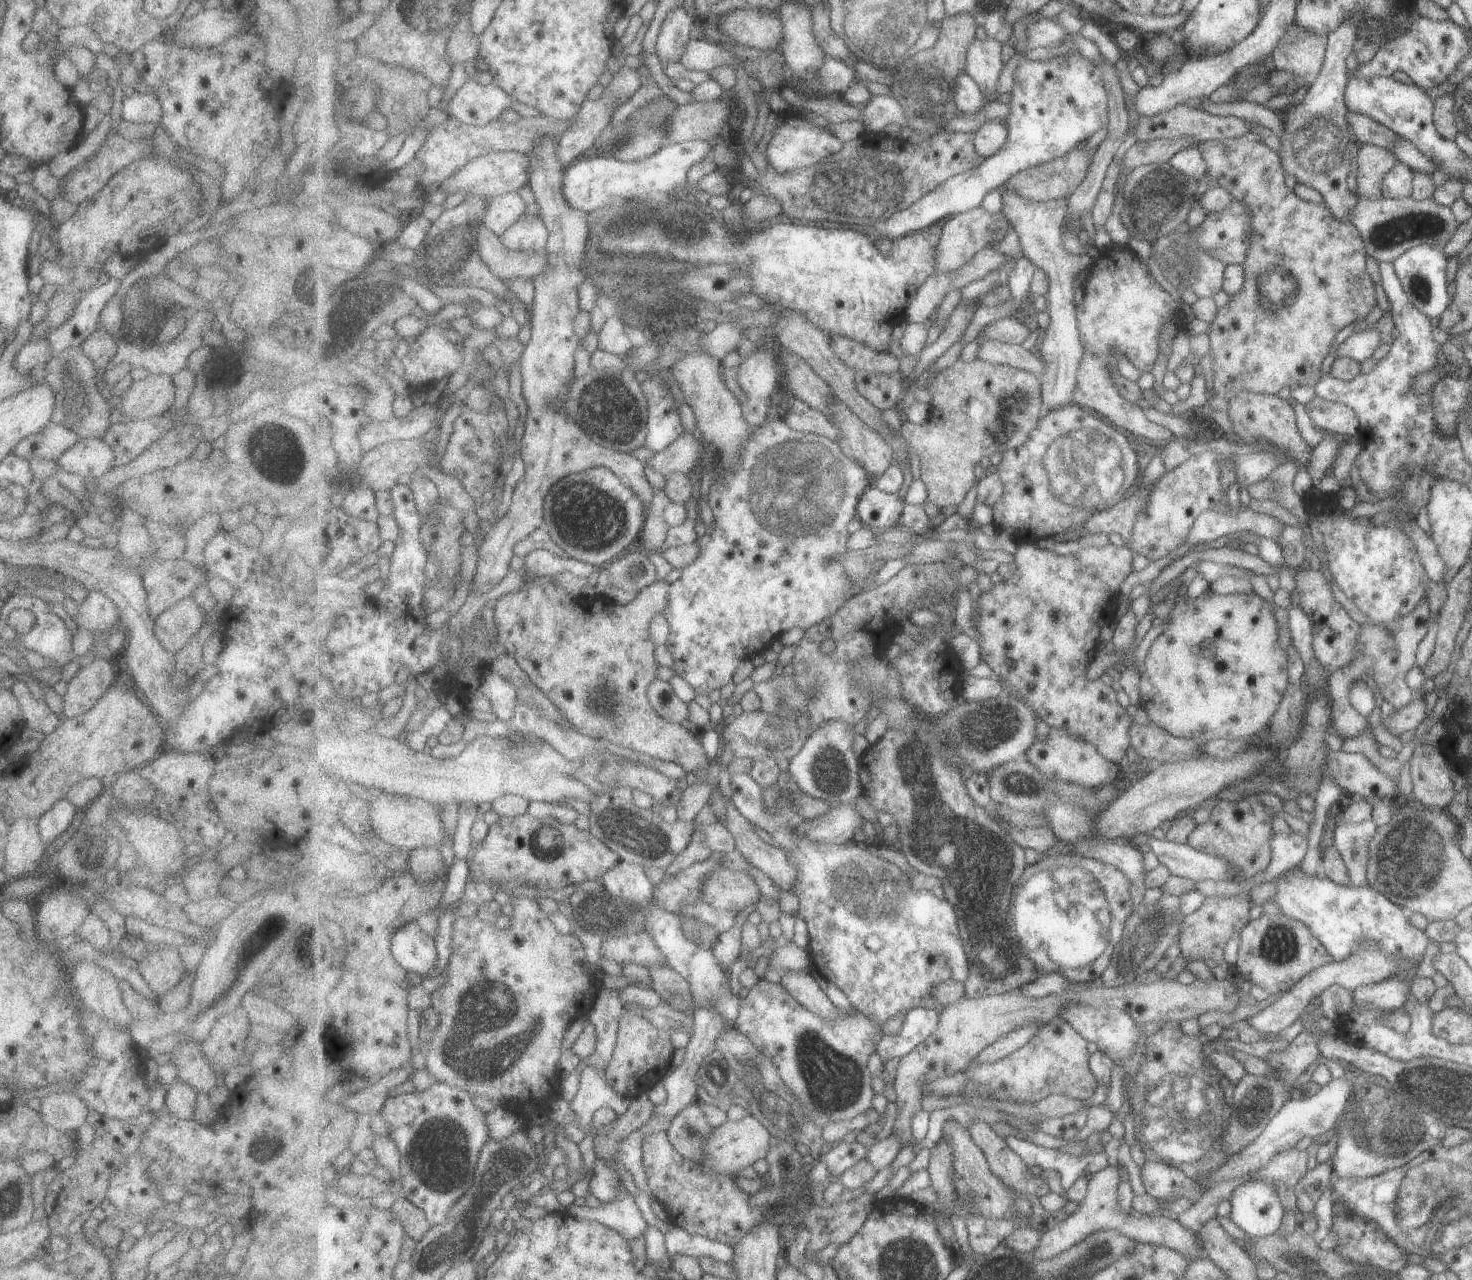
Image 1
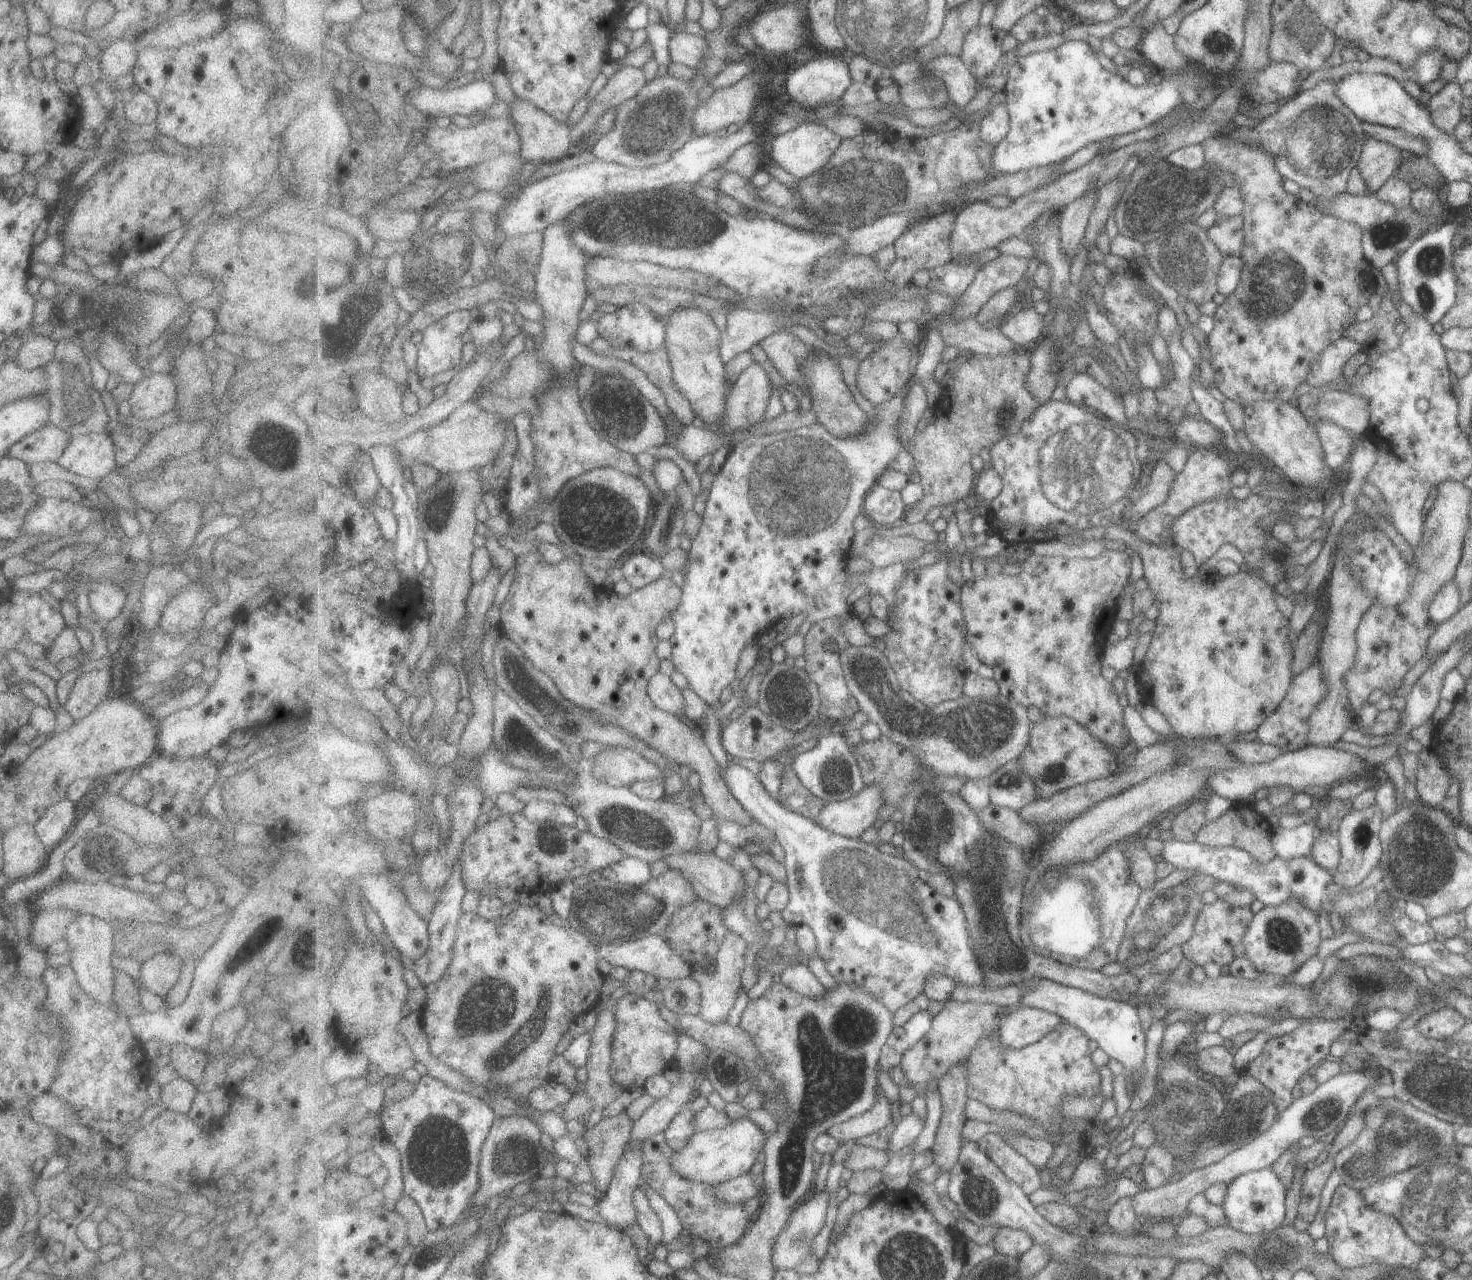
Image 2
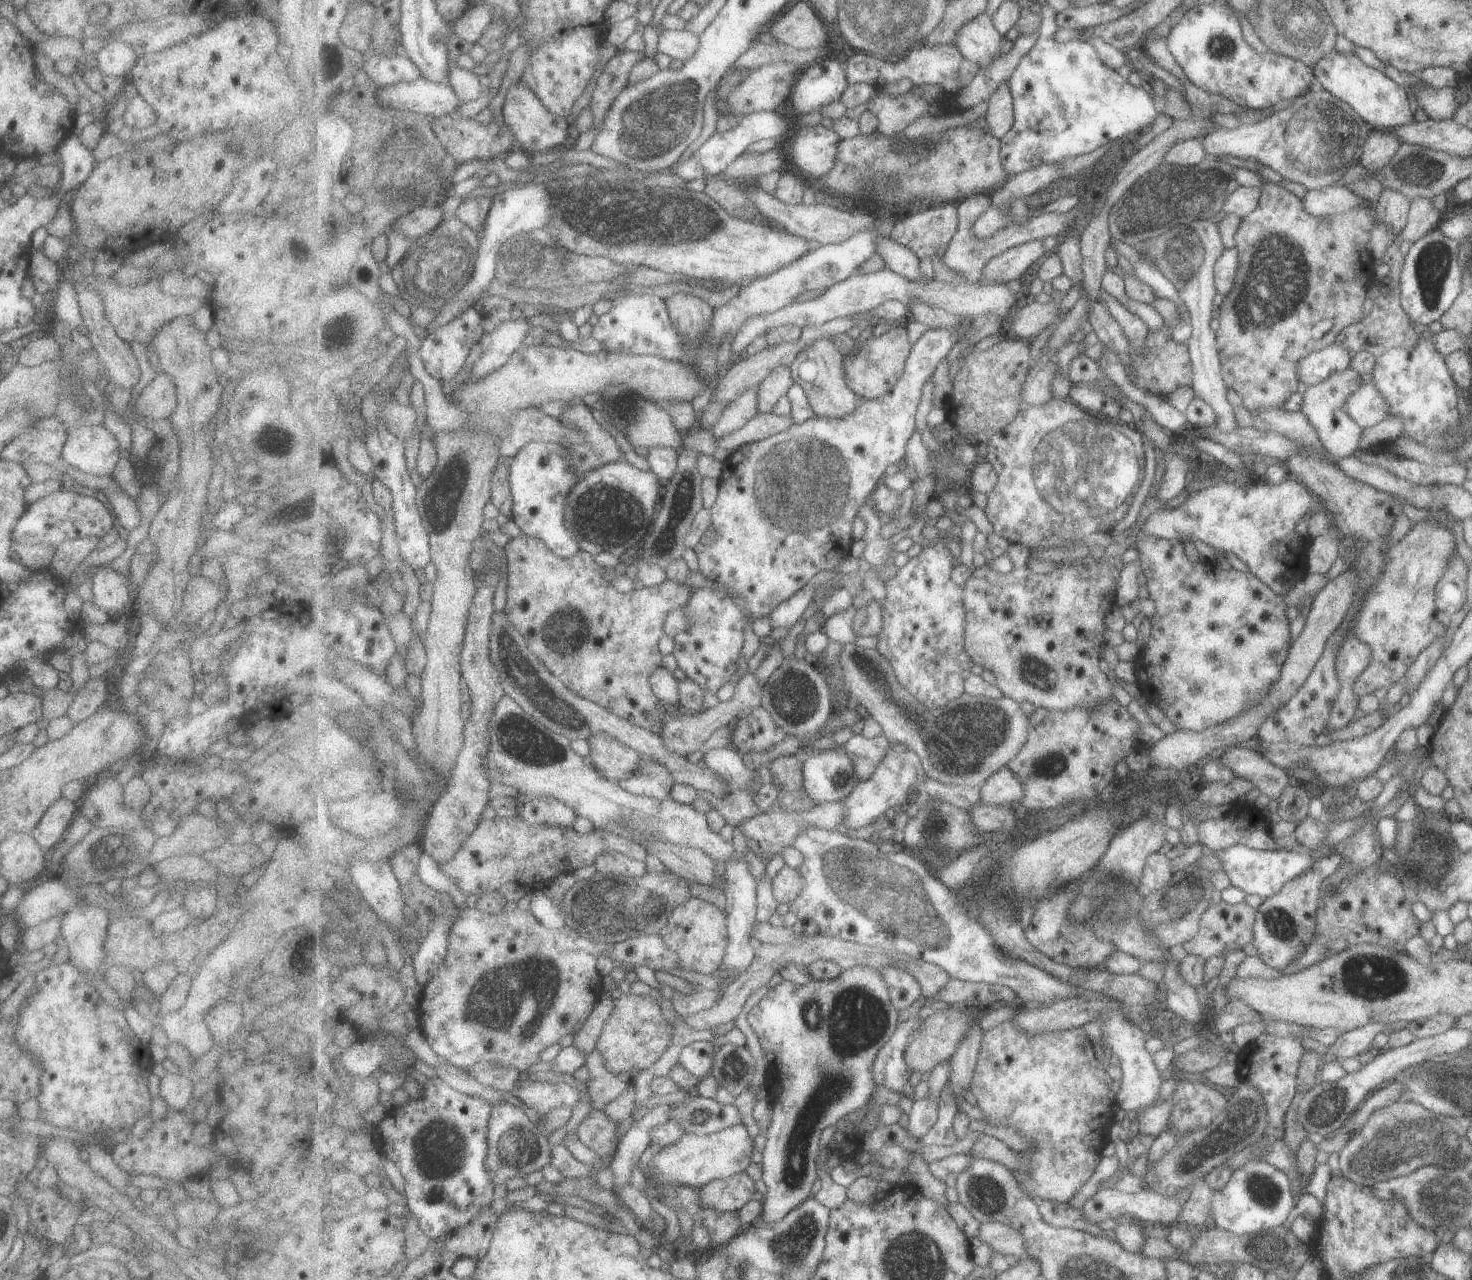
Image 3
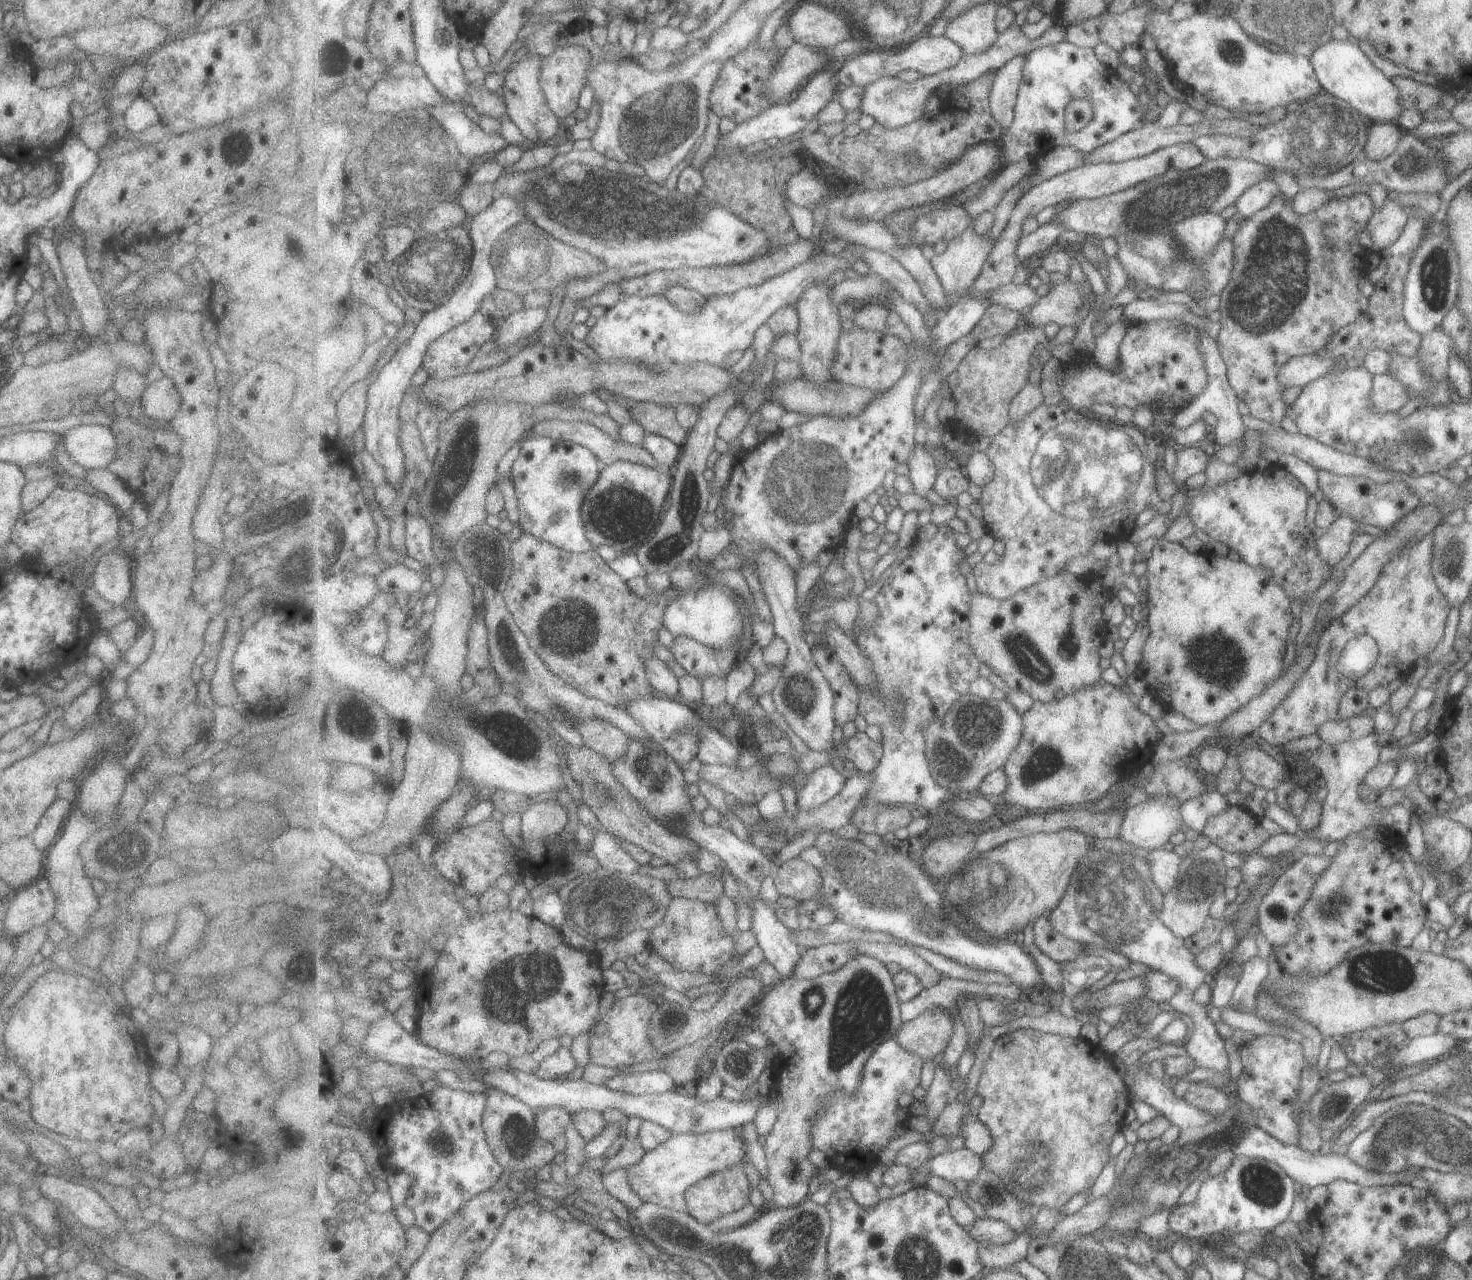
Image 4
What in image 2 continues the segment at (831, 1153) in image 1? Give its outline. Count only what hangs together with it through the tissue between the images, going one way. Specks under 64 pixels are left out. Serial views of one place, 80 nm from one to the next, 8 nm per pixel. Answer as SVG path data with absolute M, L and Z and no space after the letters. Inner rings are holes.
M853 1144L835 1147L835 1151L838 1159L843 1159L844 1167L856 1172L862 1169L884 1170L891 1158L891 1154L886 1149L864 1148Z

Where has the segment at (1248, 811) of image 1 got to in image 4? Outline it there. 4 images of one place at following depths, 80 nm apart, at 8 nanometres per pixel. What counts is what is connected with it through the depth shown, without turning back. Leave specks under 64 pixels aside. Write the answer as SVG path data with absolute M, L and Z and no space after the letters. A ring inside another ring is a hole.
M1230 804L1207 819L1202 834L1207 834L1211 843L1220 848L1239 853L1257 850L1270 836L1256 815L1241 805Z

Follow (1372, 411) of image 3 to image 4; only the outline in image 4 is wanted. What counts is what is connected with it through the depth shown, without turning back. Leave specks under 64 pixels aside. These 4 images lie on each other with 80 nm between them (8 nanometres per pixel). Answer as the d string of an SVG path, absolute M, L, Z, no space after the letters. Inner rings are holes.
M1394 374L1374 375L1372 388L1369 405L1375 413L1399 412L1409 403L1407 388Z

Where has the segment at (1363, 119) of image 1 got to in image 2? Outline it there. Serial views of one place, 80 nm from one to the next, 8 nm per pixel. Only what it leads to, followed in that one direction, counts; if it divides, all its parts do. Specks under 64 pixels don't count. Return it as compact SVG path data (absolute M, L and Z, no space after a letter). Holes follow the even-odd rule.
M1363 122L1363 131L1370 137L1396 146L1401 151L1422 155L1427 152L1427 144L1422 137L1410 136L1399 128L1390 128Z

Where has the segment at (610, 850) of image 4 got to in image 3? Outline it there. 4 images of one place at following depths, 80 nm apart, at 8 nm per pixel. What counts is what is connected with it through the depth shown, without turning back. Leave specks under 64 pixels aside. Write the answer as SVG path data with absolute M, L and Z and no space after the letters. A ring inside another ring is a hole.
M616 851L602 853L596 862L600 873L606 873L616 879L620 877L643 877L648 873L646 861L640 861Z

